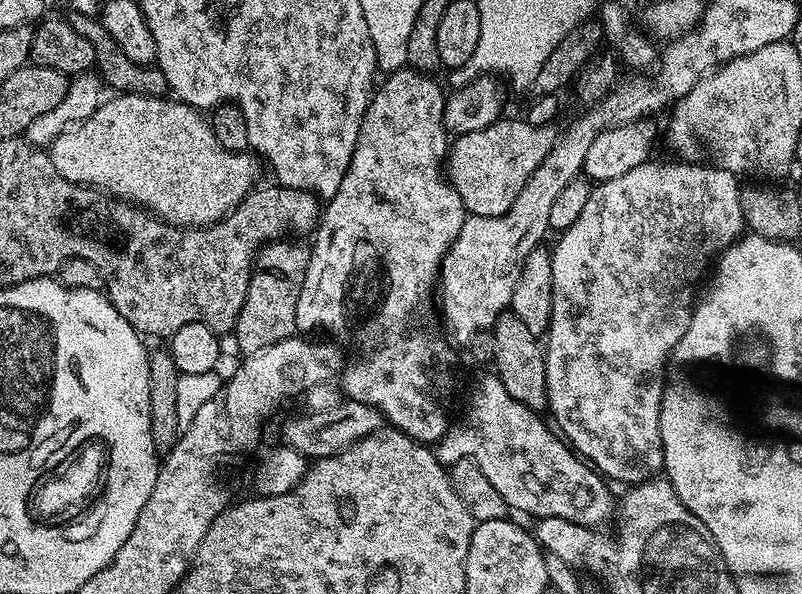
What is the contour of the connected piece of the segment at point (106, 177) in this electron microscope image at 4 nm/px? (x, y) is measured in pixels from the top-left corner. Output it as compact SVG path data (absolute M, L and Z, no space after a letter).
M116 94L111 98L105 99L90 119L62 133L50 145L54 170L58 170L62 178L127 200L129 204L135 204L160 217L165 224L174 224L177 228L207 228L209 224L218 223L257 187L260 168L262 172L261 157L251 151L226 150L222 142L214 138L211 123L205 117L203 120L197 109L164 96Z

